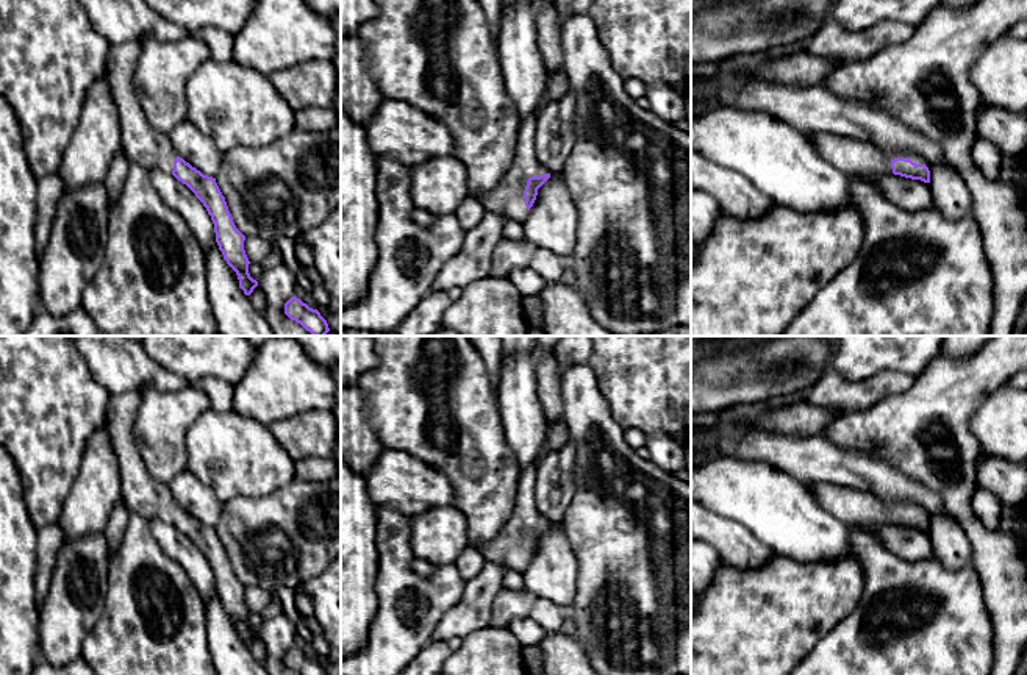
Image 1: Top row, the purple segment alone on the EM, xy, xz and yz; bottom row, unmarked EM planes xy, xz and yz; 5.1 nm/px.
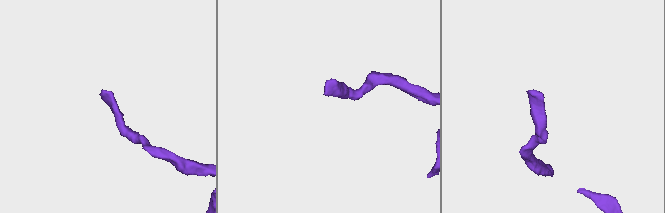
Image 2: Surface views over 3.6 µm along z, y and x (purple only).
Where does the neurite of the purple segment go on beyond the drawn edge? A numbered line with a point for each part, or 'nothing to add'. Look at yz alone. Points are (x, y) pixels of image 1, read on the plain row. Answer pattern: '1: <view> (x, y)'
1: yz (848, 505)

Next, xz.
1: xz (507, 547)

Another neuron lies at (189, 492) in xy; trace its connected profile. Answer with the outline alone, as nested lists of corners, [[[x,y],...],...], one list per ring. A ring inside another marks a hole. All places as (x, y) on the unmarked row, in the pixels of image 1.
[[[188,469],[177,473],[167,484],[177,506],[183,508],[203,525],[216,528],[224,502]]]

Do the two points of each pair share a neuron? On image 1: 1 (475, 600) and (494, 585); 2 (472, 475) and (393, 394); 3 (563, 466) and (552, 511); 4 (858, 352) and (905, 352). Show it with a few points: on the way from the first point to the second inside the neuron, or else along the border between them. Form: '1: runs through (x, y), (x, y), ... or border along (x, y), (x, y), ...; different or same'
1: runs through (480, 596), (490, 586); same
2: runs through (460, 450), (452, 442), (447, 427), (418, 399); same
3: runs through (555, 477), (552, 500); same
4: runs through (869, 352), (894, 352); same

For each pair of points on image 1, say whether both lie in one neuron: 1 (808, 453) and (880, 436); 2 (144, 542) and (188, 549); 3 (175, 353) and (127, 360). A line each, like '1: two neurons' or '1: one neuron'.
1: two neurons
2: two neurons
3: two neurons

